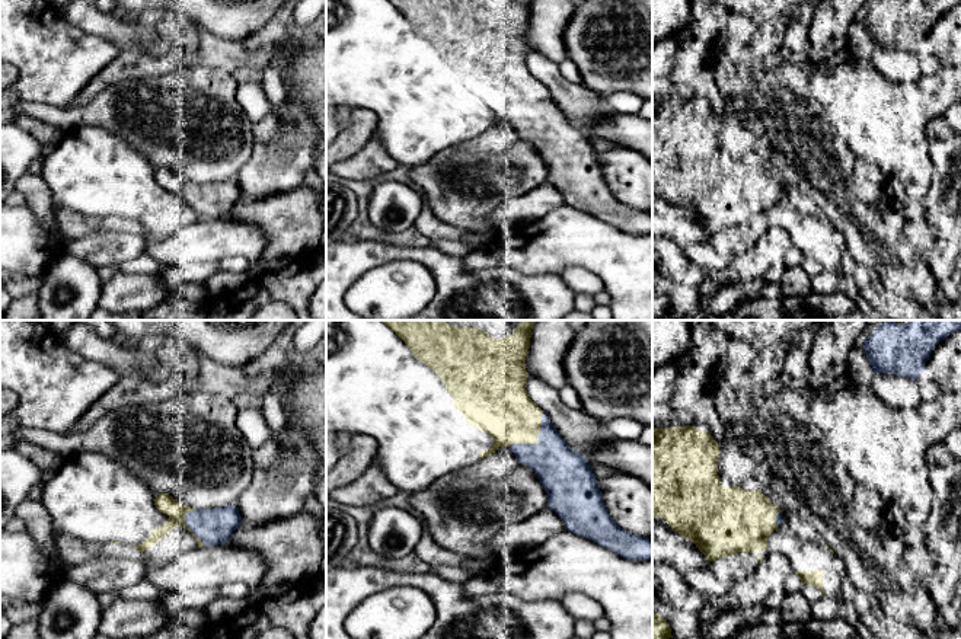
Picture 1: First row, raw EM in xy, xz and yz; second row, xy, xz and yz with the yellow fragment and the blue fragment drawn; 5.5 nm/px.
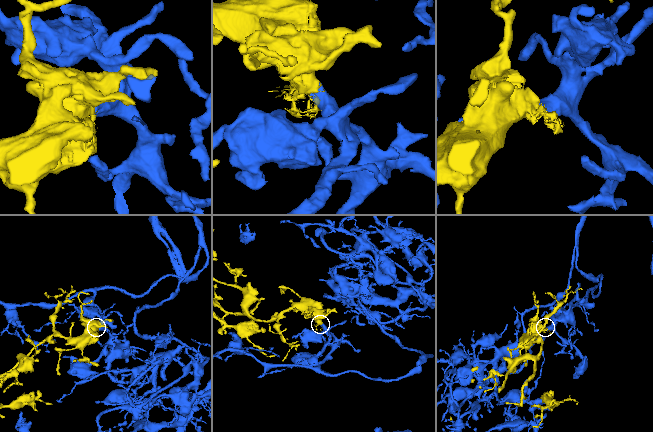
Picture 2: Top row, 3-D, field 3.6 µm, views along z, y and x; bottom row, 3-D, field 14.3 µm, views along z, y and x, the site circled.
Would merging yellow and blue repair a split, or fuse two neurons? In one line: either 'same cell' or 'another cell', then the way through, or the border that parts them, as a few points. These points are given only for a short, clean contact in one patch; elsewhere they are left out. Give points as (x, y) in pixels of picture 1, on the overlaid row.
same cell

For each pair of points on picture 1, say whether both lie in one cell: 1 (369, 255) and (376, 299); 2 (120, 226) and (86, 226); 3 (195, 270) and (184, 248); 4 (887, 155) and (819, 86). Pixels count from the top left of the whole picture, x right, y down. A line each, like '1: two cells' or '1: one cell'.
1: two cells
2: one cell
3: two cells
4: one cell

